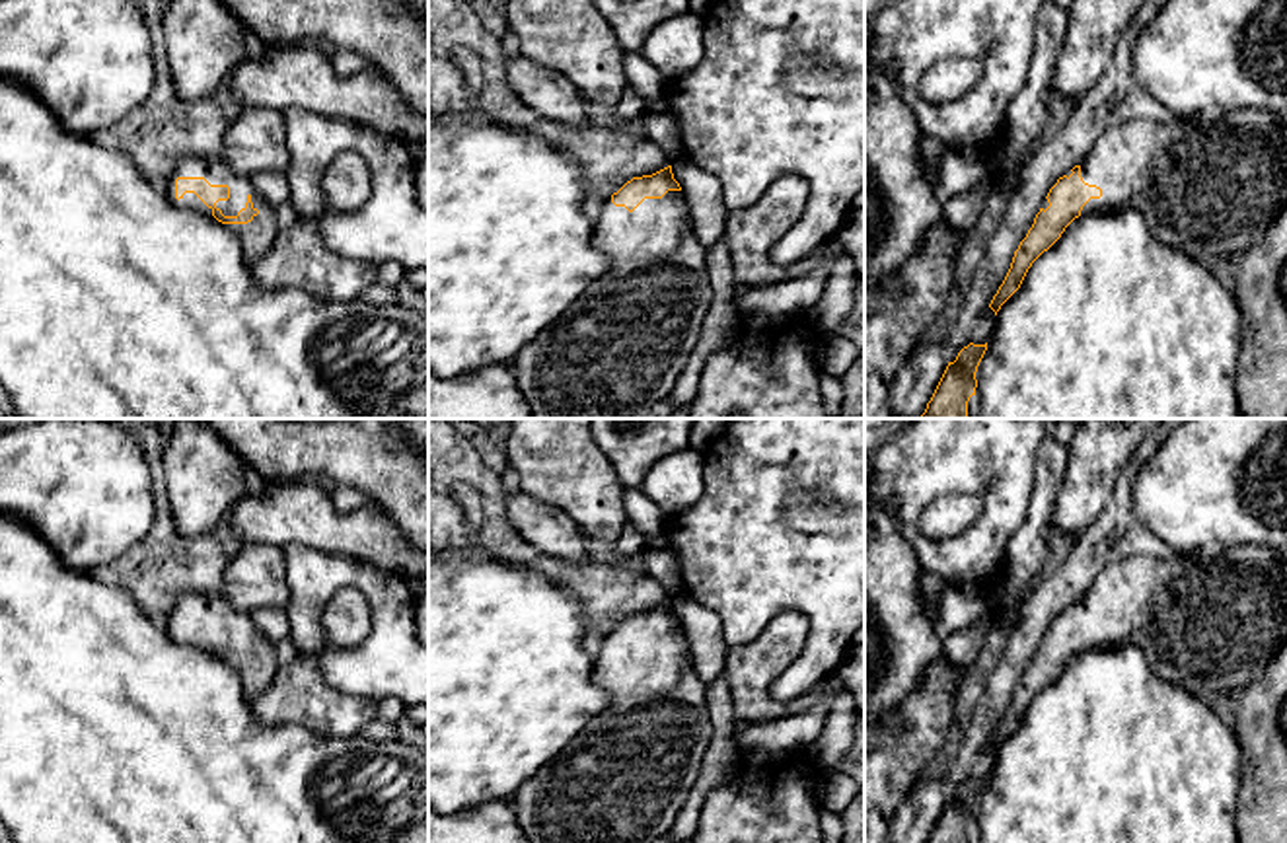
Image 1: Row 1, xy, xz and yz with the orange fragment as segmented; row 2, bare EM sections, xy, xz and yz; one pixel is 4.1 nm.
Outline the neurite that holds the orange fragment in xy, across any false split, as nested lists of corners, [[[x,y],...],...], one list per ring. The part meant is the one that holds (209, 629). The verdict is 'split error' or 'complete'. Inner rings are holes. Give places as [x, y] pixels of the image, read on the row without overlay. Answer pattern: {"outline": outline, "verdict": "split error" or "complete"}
{"outline": [[[189,592],[179,598],[165,617],[165,631],[179,644],[226,660],[238,672],[247,701],[261,695],[276,676],[276,646],[222,592]]], "verdict": "split error"}

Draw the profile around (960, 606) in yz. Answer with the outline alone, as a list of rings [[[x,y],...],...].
[[[944,582],[937,611],[942,635],[975,625],[983,613],[985,600],[974,582]]]

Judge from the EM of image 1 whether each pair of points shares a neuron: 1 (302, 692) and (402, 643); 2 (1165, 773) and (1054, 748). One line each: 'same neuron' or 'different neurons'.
1: different neurons
2: same neuron

